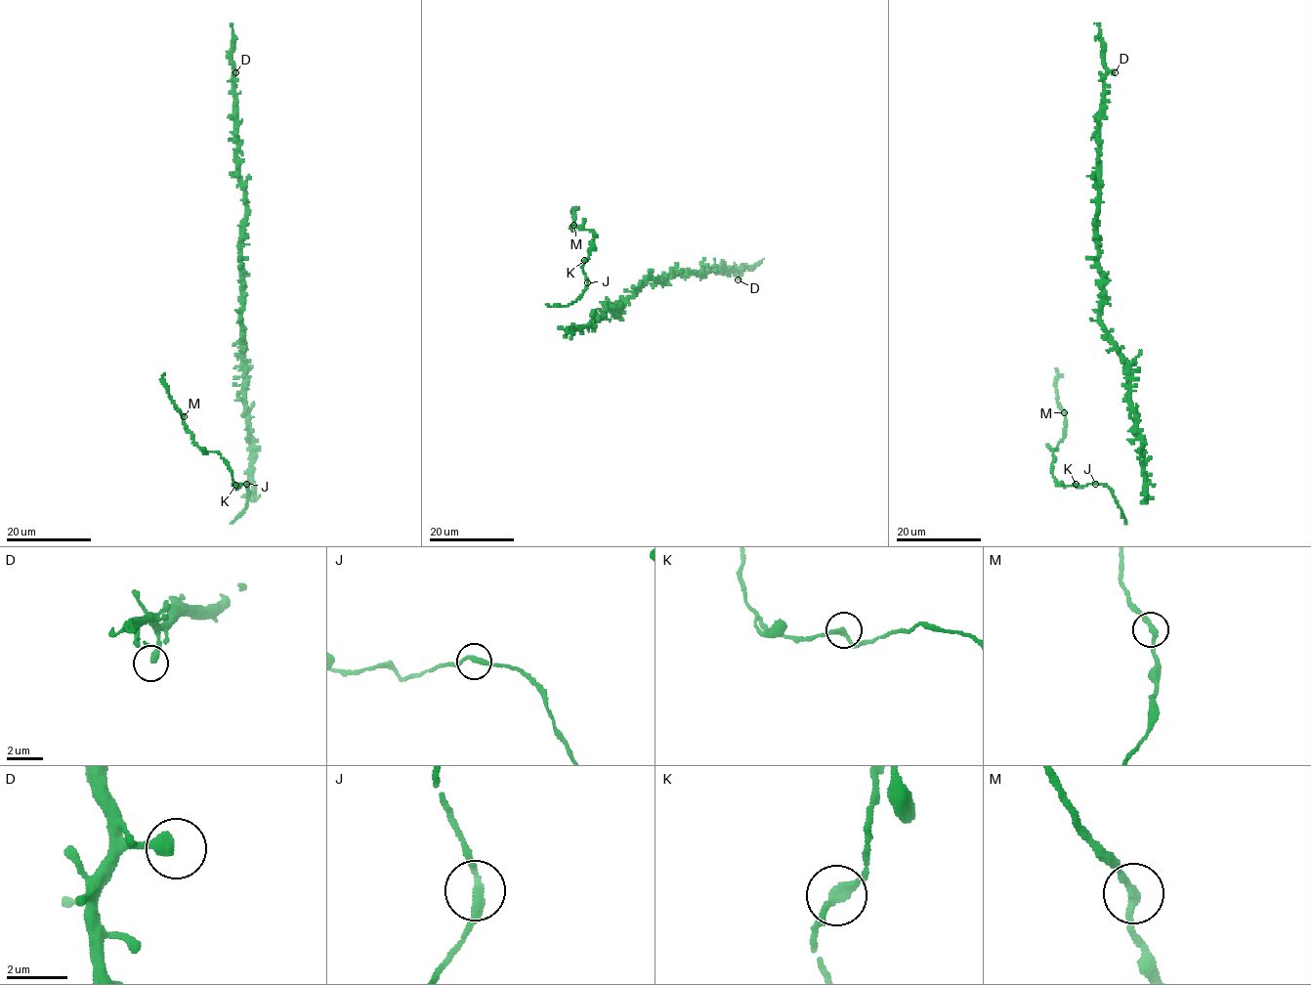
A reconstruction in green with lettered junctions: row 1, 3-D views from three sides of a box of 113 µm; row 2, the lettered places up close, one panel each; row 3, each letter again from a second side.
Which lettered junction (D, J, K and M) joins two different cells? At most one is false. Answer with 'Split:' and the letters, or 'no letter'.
Split: no letter

